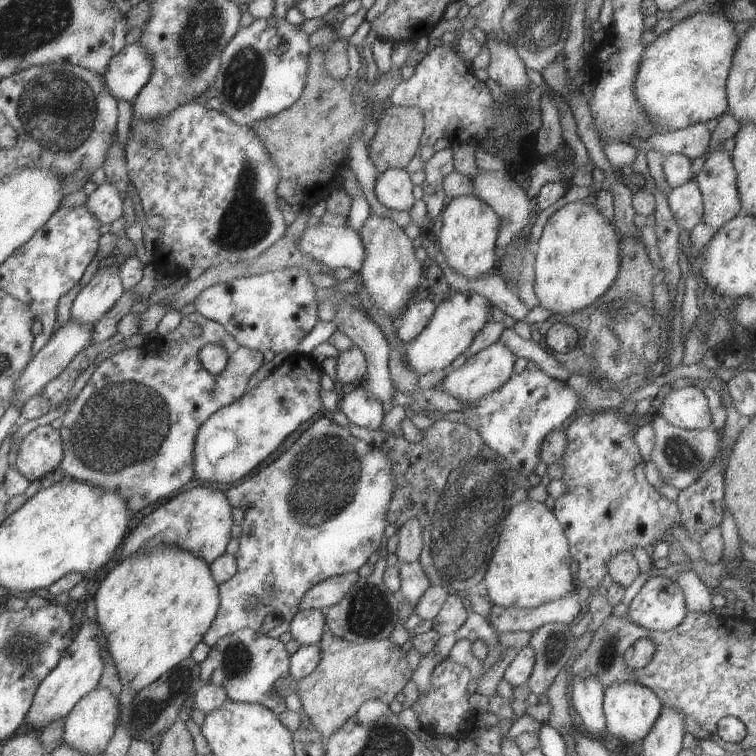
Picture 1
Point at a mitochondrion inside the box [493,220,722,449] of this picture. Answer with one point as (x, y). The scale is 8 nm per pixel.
(617, 335)

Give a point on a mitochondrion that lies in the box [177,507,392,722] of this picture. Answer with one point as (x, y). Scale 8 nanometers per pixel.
(236, 656)

